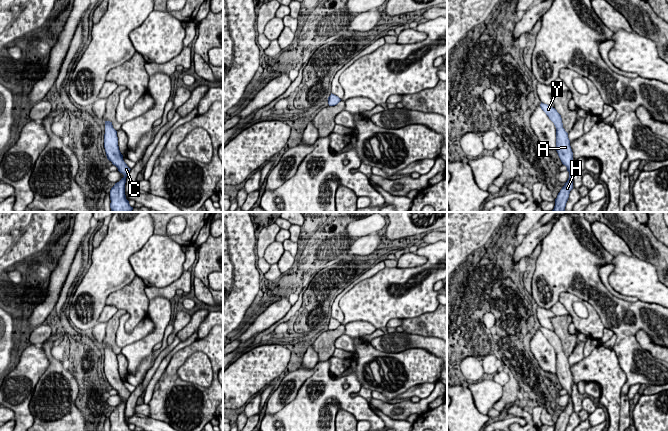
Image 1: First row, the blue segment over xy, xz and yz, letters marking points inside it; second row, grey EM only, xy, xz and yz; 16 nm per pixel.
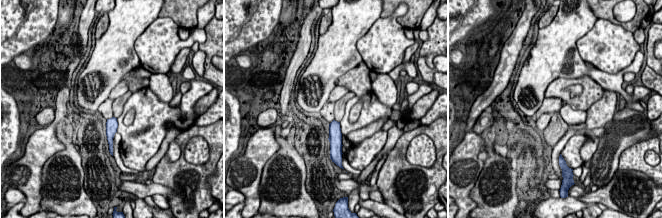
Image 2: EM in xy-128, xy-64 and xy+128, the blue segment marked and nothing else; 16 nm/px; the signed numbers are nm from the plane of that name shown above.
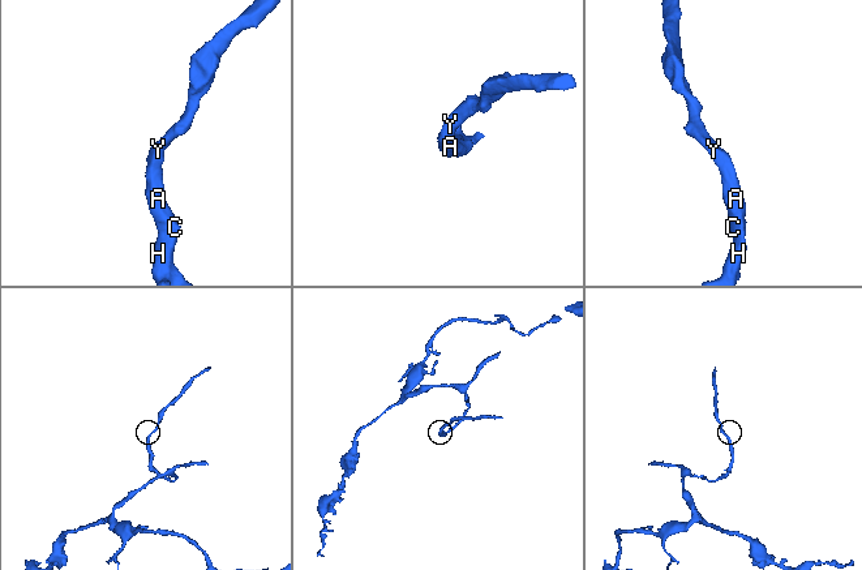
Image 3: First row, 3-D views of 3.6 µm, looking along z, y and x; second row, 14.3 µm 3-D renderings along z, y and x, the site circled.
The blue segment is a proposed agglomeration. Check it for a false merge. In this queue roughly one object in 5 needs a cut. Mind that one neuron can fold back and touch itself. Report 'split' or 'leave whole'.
leave whole

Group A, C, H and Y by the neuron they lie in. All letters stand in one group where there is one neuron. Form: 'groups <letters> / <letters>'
groups A C H Y

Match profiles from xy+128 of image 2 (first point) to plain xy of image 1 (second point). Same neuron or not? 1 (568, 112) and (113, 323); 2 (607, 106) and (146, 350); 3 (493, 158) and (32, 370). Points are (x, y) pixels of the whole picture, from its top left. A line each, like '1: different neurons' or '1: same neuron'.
1: different neurons
2: same neuron
3: different neurons

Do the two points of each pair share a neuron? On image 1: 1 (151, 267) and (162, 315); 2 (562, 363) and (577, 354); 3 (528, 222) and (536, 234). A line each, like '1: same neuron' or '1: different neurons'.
1: different neurons
2: different neurons
3: different neurons

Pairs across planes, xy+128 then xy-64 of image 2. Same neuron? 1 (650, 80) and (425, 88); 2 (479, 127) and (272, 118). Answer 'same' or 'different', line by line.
1: different
2: same

